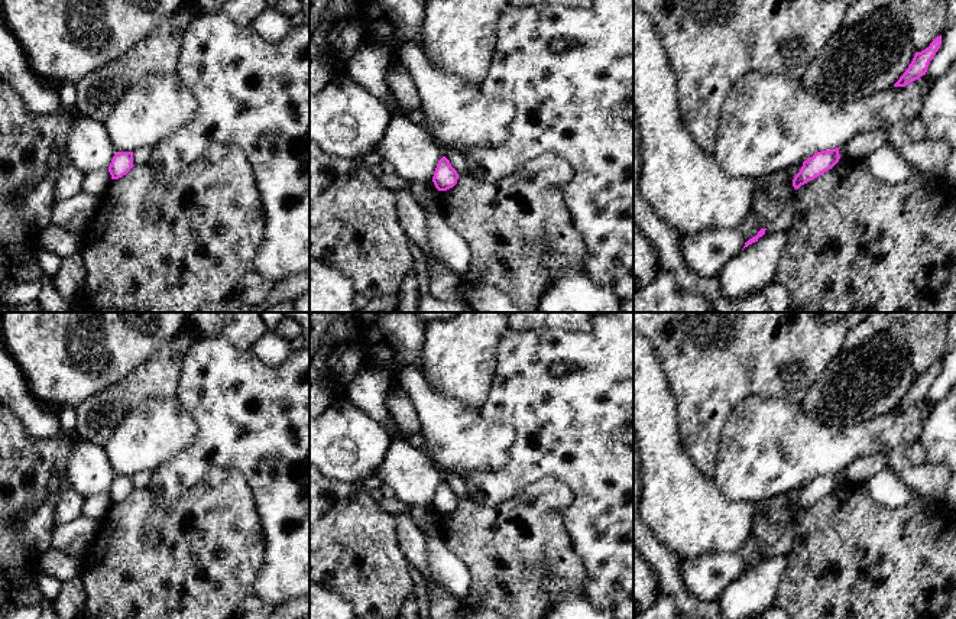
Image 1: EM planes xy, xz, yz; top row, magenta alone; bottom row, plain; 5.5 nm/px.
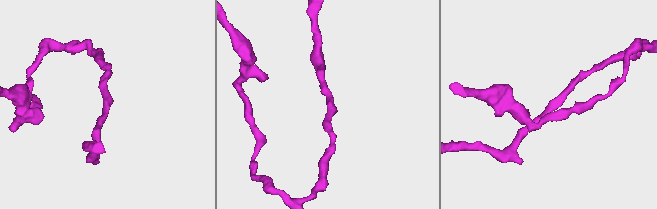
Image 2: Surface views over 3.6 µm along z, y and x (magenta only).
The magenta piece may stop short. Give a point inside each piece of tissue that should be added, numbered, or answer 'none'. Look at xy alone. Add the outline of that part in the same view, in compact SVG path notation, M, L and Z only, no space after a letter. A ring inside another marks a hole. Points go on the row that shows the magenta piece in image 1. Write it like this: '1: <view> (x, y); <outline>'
none

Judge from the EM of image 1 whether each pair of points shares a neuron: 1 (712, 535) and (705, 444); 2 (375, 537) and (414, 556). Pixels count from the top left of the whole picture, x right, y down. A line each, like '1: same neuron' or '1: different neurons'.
1: different neurons
2: different neurons

